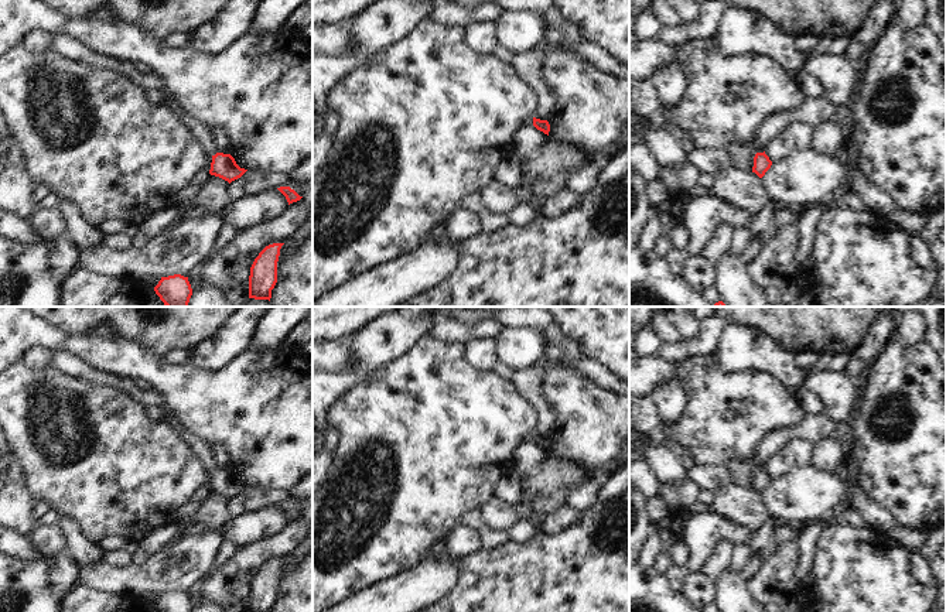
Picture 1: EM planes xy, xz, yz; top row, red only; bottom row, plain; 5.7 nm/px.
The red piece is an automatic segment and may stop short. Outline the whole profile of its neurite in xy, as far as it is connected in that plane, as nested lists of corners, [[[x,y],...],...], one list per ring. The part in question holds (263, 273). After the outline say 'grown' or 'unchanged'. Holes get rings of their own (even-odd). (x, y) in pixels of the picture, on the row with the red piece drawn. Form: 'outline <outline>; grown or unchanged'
outline [[[269,245],[255,259],[249,276],[249,298],[270,301],[277,283],[277,261],[283,245]]]; unchanged

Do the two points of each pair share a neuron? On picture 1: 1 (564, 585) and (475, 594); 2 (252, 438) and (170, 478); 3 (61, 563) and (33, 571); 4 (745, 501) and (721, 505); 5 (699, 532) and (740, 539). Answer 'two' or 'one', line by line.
1: one
2: two
3: one
4: one
5: one

